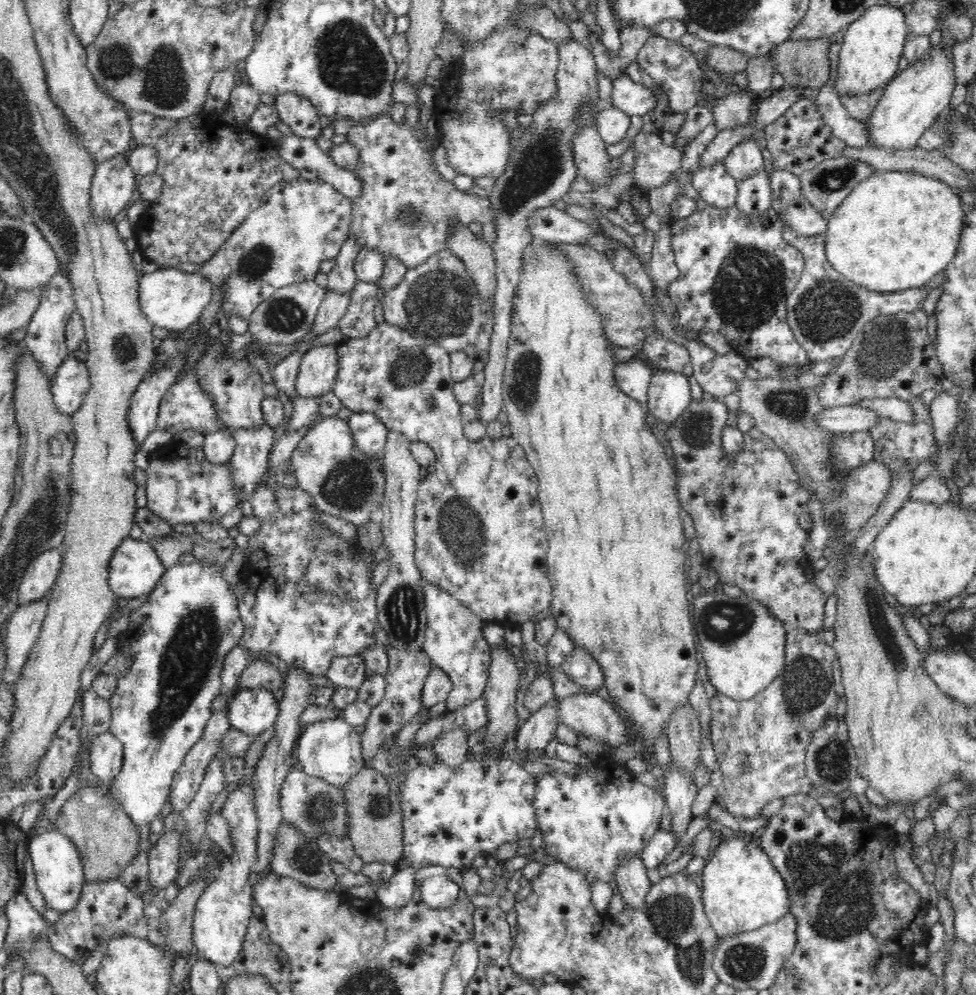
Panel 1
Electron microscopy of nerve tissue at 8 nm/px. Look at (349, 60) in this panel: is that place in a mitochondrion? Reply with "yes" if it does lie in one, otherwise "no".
yes

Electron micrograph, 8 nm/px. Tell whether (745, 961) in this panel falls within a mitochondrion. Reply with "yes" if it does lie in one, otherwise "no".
yes

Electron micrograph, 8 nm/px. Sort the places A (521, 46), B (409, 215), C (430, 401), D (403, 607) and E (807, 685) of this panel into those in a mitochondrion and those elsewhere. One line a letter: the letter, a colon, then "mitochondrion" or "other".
A: mitochondrion
B: mitochondrion
C: mitochondrion
D: mitochondrion
E: mitochondrion

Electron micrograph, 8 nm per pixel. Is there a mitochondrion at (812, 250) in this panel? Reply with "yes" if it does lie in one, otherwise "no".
no

